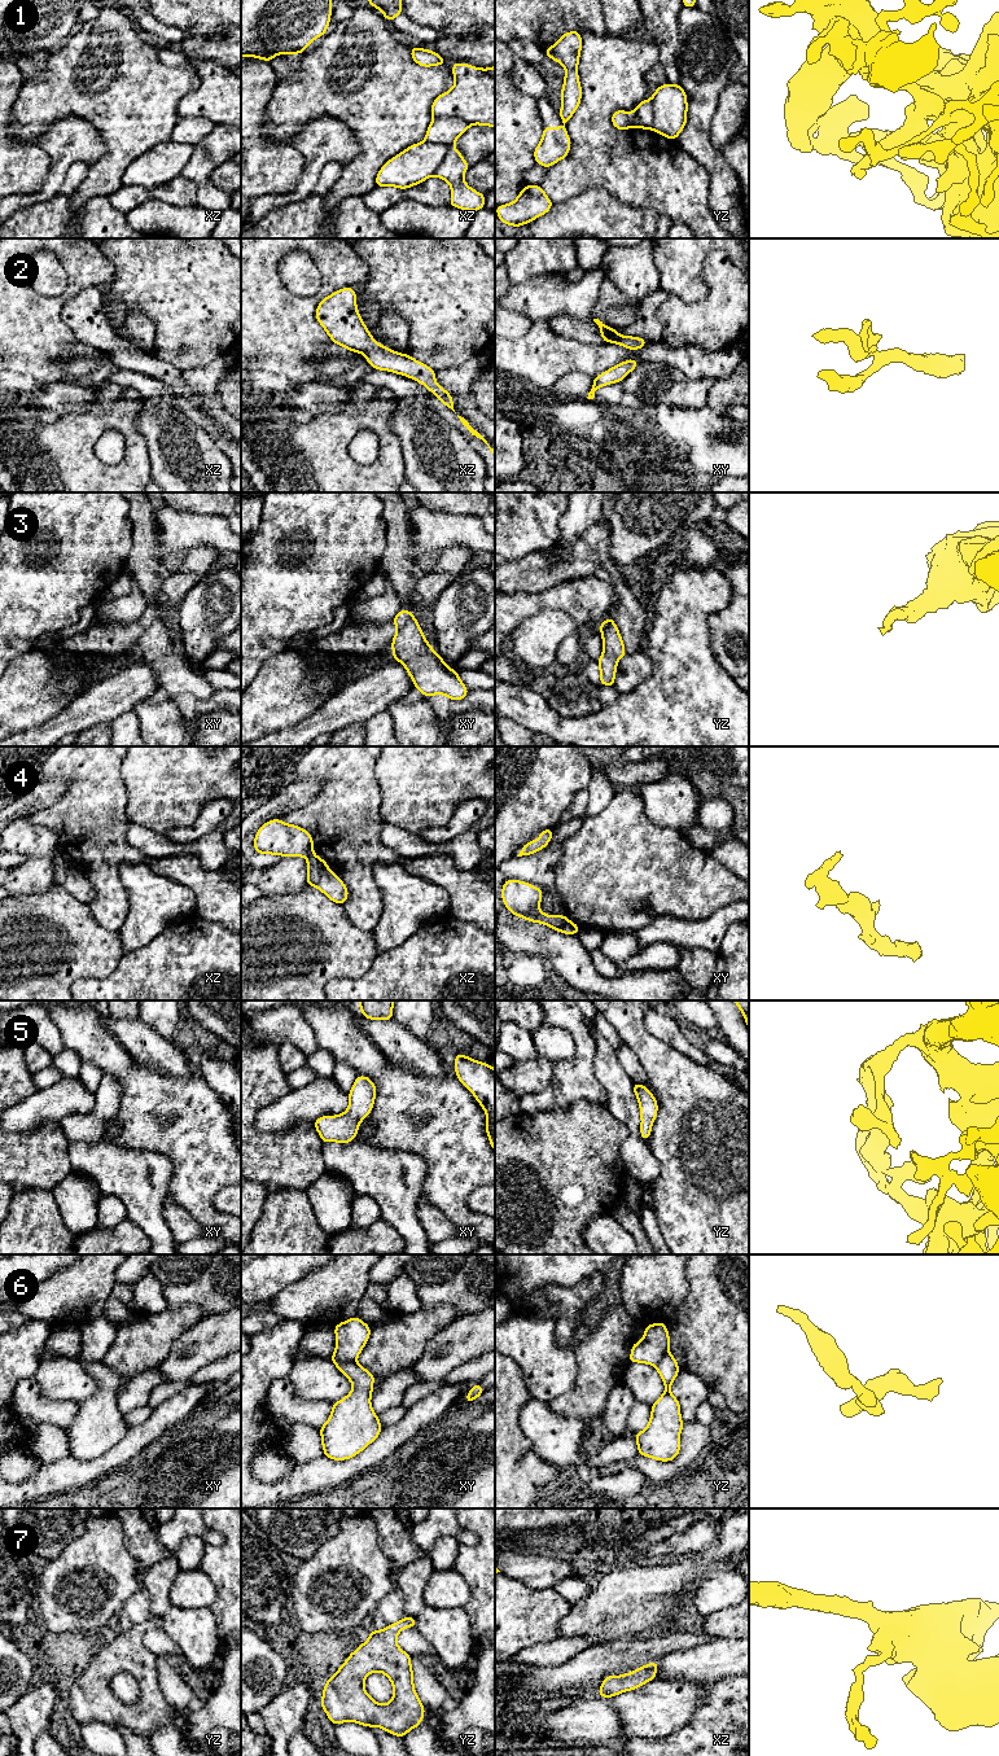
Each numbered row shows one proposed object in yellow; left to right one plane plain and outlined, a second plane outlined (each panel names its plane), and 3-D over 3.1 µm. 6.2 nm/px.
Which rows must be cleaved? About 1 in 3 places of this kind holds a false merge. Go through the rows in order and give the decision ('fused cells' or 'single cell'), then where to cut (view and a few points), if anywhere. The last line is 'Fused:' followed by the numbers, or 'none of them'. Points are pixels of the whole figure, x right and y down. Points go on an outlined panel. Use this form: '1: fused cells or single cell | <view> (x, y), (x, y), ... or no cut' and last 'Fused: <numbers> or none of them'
1: fused cells | xz (425, 140), (442, 143), (447, 147), (445, 158), (433, 174)
2: single cell | no cut
3: single cell | no cut
4: fused cells | xy (566, 918), (559, 931)
5: single cell | no cut
6: fused cells | xy (331, 1357), (355, 1361)
7: single cell | no cut
Fused: 1, 4, 6

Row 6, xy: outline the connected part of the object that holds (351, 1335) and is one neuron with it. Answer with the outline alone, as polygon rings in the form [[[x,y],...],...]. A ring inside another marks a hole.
[[[354,1317],[336,1324],[334,1334],[337,1341],[332,1358],[336,1361],[356,1361],[371,1336],[371,1327]]]

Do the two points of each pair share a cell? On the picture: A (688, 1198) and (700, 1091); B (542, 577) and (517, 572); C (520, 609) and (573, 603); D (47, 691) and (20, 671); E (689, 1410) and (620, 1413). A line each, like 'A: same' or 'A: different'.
A: same
B: same
C: same
D: same
E: same

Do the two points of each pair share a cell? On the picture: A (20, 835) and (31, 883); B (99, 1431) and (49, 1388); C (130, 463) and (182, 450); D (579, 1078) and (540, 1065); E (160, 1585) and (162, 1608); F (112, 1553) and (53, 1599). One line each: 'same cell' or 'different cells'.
A: same cell
B: same cell
C: different cells
D: different cells
E: same cell
F: same cell

